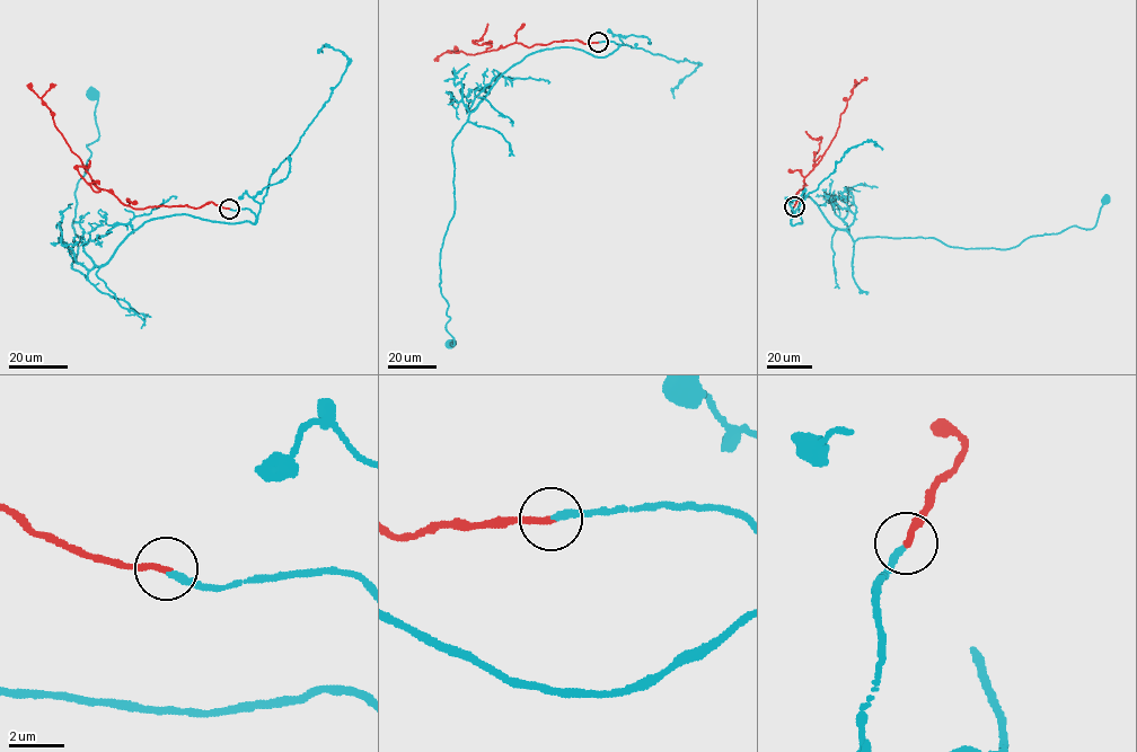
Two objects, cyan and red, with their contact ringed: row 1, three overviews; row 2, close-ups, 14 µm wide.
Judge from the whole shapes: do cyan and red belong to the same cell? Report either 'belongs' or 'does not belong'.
belongs

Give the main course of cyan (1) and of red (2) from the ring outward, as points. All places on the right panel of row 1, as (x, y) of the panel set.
1: (793, 206), (791, 224), (801, 223), (808, 195), (853, 240), (1001, 249), (1092, 229), (1103, 197)
2: (794, 206), (799, 197), (796, 194), (807, 185), (804, 178), (835, 136), (852, 89), (867, 78)

